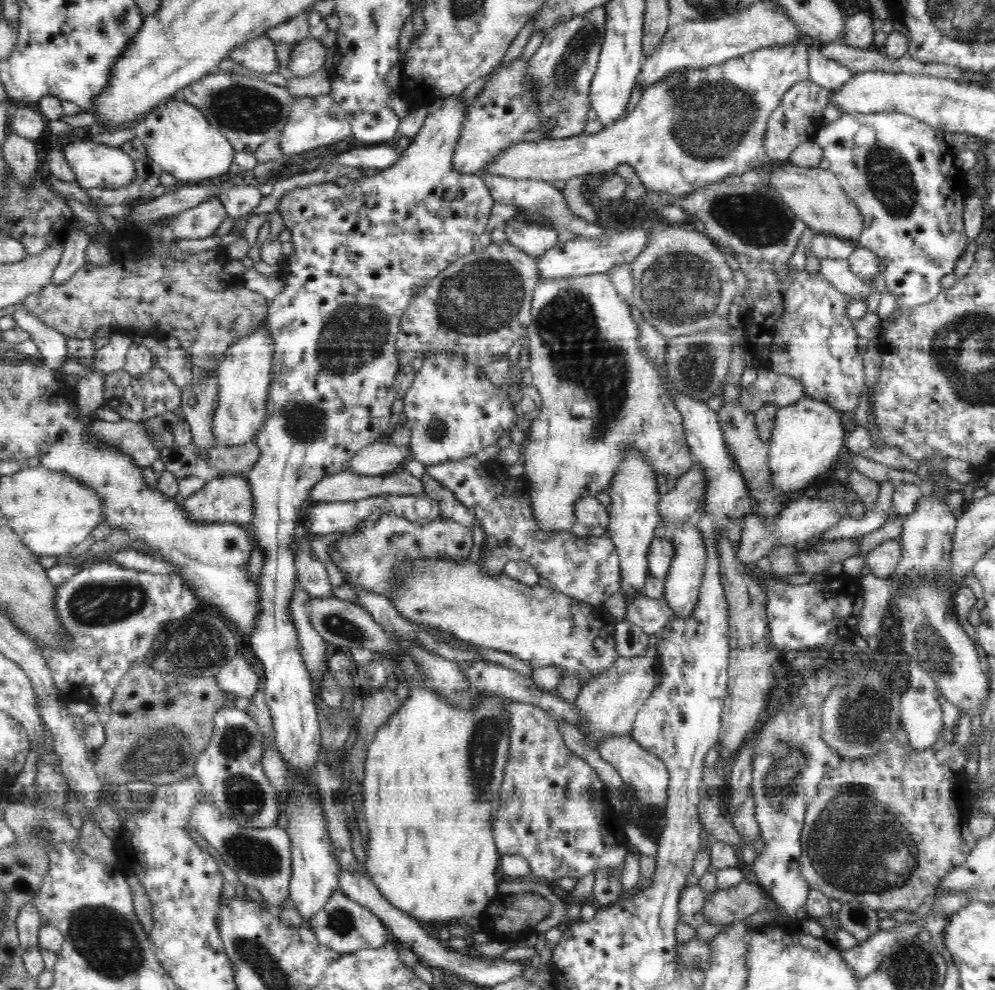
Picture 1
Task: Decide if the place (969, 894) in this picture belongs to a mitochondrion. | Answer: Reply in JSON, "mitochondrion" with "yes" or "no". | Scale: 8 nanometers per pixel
{"mitochondrion":"no"}

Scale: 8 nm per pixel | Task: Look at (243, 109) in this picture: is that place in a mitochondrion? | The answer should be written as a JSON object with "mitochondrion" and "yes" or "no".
{"mitochondrion":"yes"}

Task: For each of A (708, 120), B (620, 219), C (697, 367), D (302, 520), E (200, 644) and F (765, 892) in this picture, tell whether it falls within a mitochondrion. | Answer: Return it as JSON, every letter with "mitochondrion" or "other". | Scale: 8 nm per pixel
{"A":"mitochondrion","B":"other","C":"mitochondrion","D":"other","E":"mitochondrion","F":"other"}

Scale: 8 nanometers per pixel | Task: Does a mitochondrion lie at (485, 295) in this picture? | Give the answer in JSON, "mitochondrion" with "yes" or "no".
{"mitochondrion":"yes"}

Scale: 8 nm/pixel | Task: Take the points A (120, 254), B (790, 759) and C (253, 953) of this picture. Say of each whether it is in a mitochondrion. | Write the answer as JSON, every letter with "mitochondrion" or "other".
{"A":"other","B":"mitochondrion","C":"mitochondrion"}

